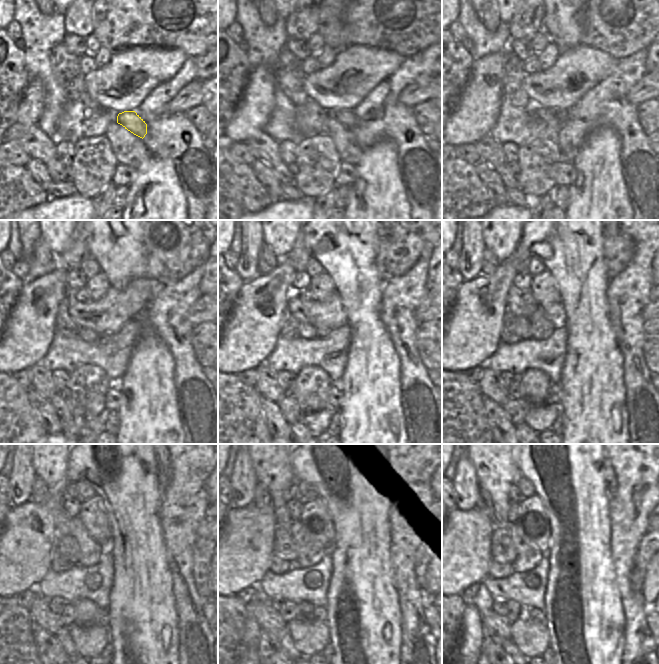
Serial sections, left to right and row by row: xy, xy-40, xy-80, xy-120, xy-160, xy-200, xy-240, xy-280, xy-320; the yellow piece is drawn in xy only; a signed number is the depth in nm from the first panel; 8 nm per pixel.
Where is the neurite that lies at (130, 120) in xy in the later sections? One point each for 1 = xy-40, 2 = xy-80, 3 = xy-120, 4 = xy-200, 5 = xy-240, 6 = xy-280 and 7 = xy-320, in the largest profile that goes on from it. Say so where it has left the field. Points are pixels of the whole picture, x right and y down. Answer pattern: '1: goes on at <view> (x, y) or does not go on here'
1: goes on at xy-40 (345, 116)
2: goes on at xy-80 (552, 118)
3: goes on at xy-120 (87, 334)
4: goes on at xy-200 (522, 325)
5: goes on at xy-240 (67, 546)
6: goes on at xy-280 (284, 546)
7: goes on at xy-320 (503, 550)

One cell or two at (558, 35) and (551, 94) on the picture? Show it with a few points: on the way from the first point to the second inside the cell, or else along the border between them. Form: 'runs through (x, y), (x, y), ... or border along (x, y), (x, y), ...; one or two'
border along (580, 44), (564, 48), (561, 51); two

